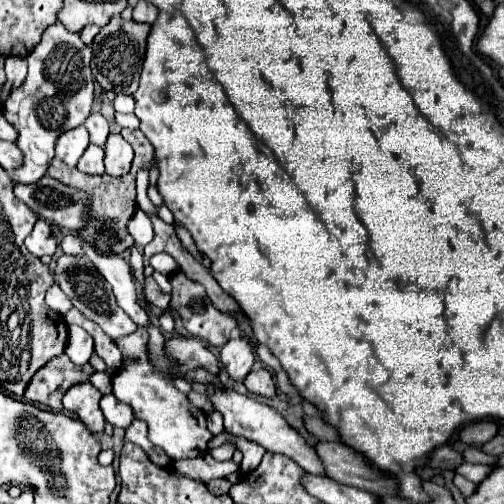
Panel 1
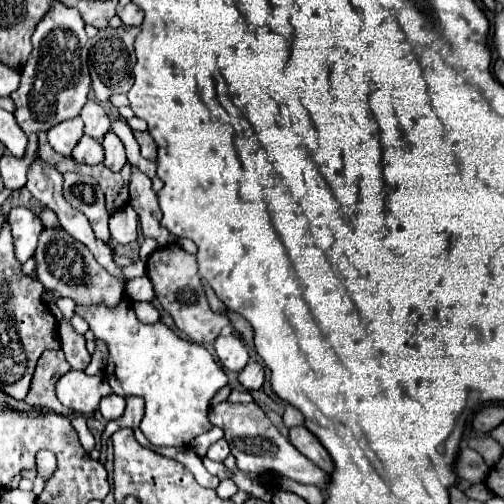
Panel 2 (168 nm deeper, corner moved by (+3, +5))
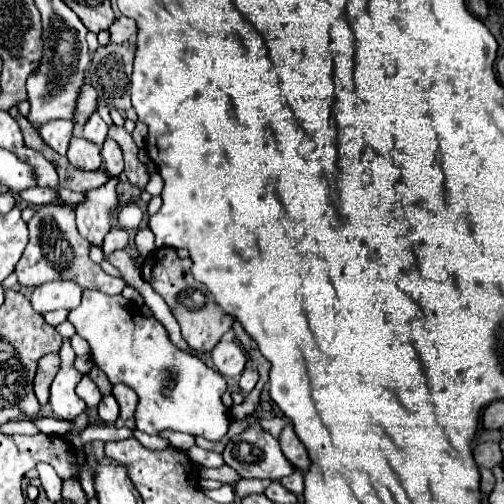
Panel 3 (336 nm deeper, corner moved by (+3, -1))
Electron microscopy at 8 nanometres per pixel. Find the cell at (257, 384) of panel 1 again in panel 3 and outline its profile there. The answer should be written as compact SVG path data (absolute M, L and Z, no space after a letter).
M249 365L249 367L245 367L245 371L243 371L241 379L239 379L239 387L241 387L241 391L249 393L249 391L255 387L257 379L259 379L259 375L257 375L257 369L255 369L255 367L251 367L251 365Z

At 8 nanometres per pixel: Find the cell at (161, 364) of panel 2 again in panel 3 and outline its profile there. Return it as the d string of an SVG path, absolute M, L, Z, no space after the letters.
M83 291L81 305L69 311L67 317L77 333L87 339L91 347L91 361L107 375L107 379L115 383L127 383L135 393L139 395L139 405L135 411L135 423L139 431L145 431L149 435L157 435L163 429L183 431L189 435L201 435L211 441L219 441L231 423L229 409L223 405L221 395L225 393L227 385L223 375L209 369L199 357L193 357L185 351L179 351L169 339L165 327L155 321L153 317L145 317L135 309L133 301L127 301L121 295L103 295L101 291Z

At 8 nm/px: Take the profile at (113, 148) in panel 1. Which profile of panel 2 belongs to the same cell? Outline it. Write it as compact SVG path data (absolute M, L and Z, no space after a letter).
M109 131L103 139L103 149L105 149L105 167L109 167L111 171L121 171L123 165L127 163L127 157L125 157L125 147L121 143L121 139Z

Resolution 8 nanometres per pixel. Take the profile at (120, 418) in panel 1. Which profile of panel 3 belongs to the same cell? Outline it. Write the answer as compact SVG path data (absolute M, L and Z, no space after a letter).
M103 395L101 403L99 403L99 417L107 423L107 425L113 425L119 417L119 403L113 395Z

